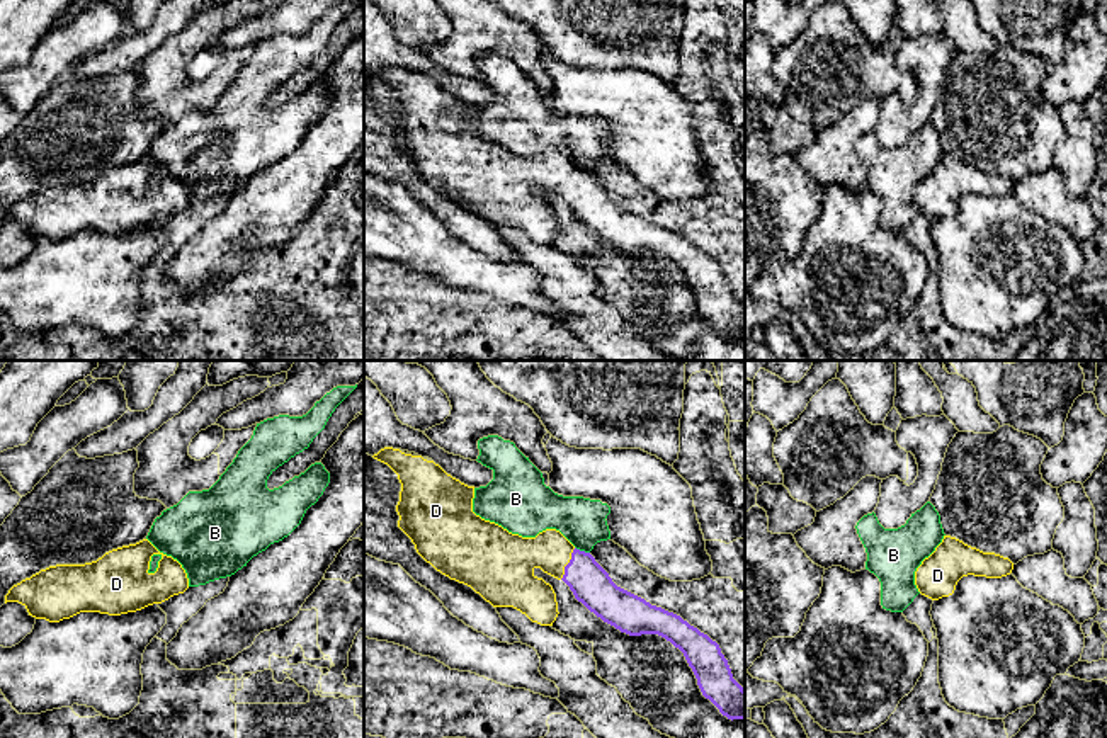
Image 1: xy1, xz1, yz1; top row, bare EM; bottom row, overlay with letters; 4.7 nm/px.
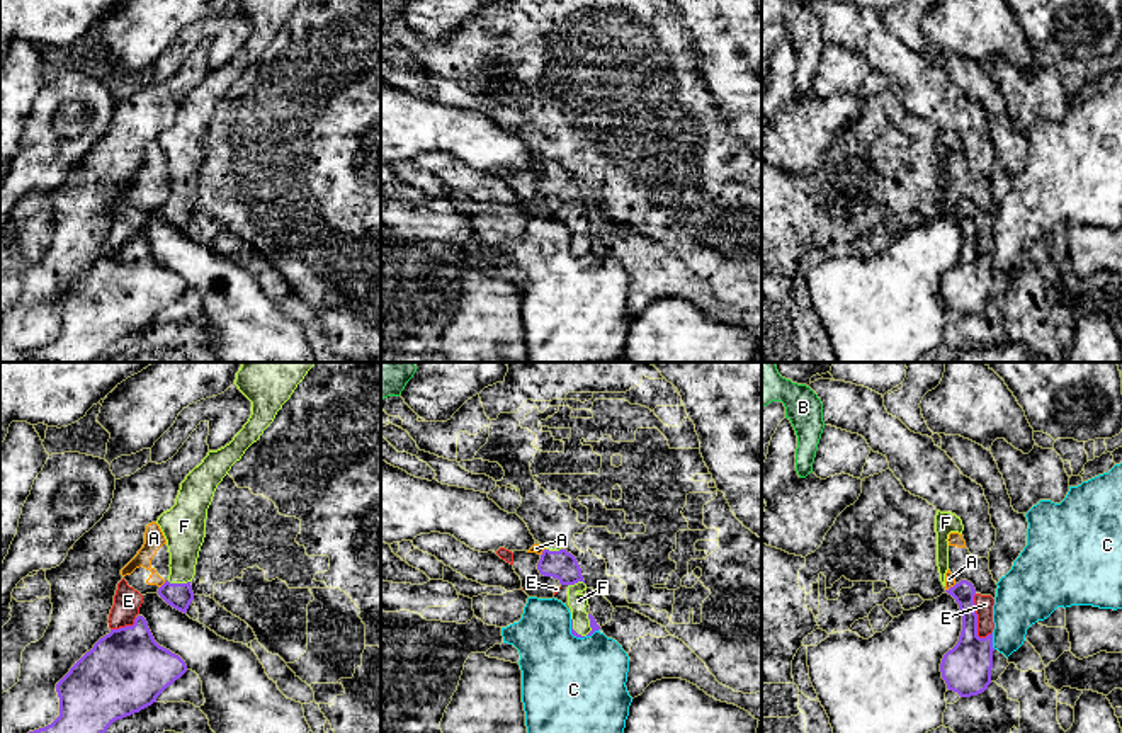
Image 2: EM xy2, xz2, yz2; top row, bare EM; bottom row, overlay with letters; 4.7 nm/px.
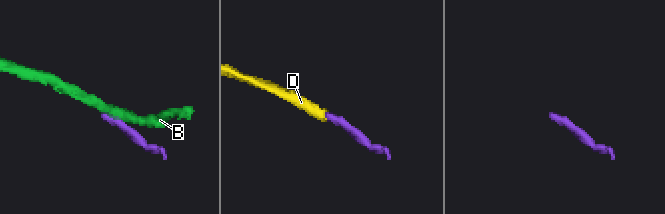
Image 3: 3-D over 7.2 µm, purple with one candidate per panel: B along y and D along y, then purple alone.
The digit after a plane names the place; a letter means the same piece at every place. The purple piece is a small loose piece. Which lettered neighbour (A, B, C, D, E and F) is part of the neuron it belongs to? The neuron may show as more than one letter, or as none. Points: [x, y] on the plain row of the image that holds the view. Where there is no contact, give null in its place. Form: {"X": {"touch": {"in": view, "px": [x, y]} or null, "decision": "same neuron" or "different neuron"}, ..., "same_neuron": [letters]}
{"A": {"touch": {"in": "xy2", "px": [162, 204]}, "decision": "different neuron"}, "B": {"touch": {"in": "xz1", "px": [582, 170]}, "decision": "different neuron"}, "C": {"touch": {"in": "yz2", "px": [991, 261]}, "decision": "different neuron"}, "D": {"touch": {"in": "xz1", "px": [568, 182]}, "decision": "same neuron"}, "E": {"touch": {"in": "yz2", "px": [976, 237]}, "decision": "different neuron"}, "F": {"touch": {"in": "xy2", "px": [179, 203]}, "decision": "same neuron"}, "same_neuron": ["D", "F"]}

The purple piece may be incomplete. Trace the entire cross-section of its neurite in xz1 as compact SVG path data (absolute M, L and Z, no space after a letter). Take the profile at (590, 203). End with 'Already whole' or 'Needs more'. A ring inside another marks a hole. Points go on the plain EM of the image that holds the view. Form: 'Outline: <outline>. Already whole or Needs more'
Outline: M384 66L374 78L388 83L401 102L396 131L398 146L412 158L417 172L437 190L471 206L493 226L514 226L532 241L553 245L558 236L556 213L549 202L534 194L536 187L563 199L575 218L604 241L629 255L658 253L678 267L692 287L697 304L728 338L745 338L745 308L733 298L721 267L707 253L680 235L651 224L644 218L617 206L590 172L576 168L559 150L546 148L536 156L512 153L502 145L473 131L474 105L447 94L434 80Z. Needs more

